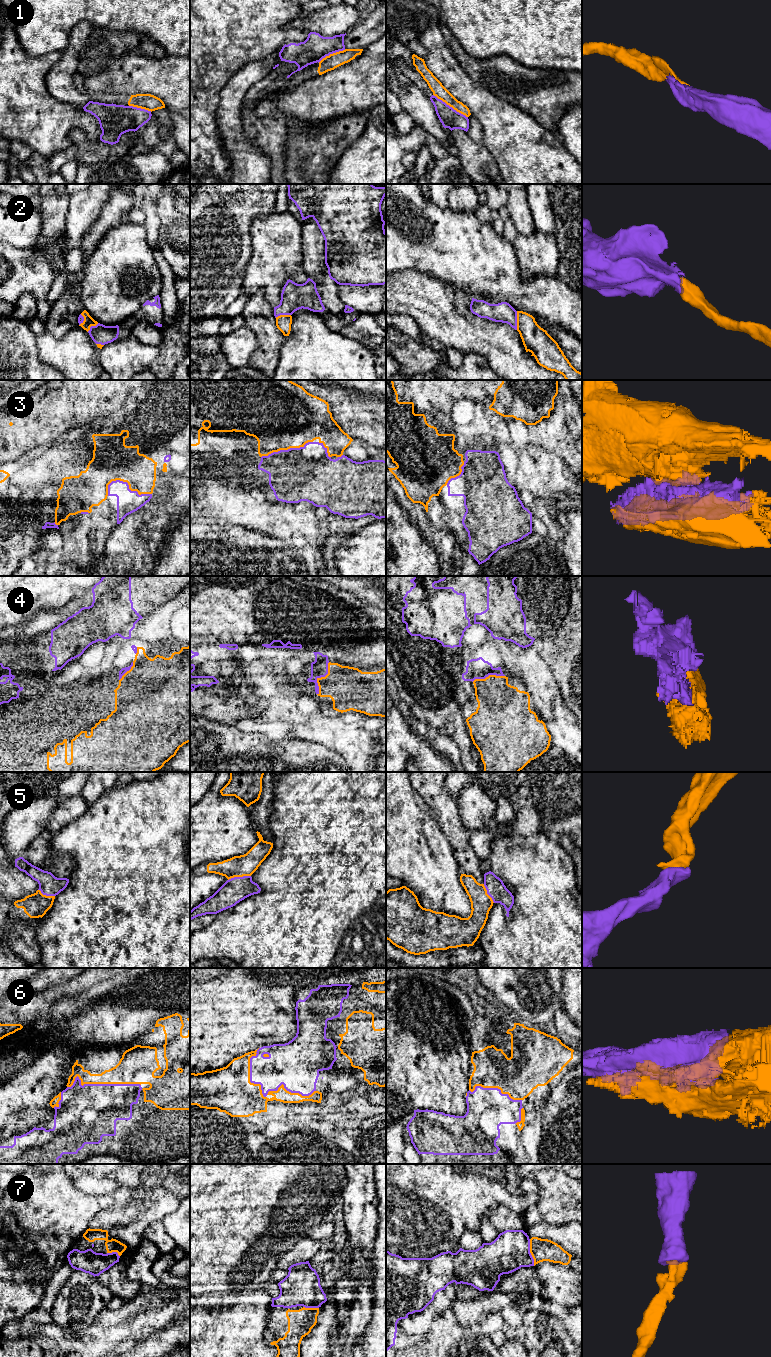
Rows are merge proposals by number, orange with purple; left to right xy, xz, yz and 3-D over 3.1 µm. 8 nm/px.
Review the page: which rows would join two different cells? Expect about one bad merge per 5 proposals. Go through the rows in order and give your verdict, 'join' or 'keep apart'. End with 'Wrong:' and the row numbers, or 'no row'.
1: keep apart
2: join
3: keep apart
4: keep apart
5: join
6: join
7: join
Wrong: 1, 3, 4

